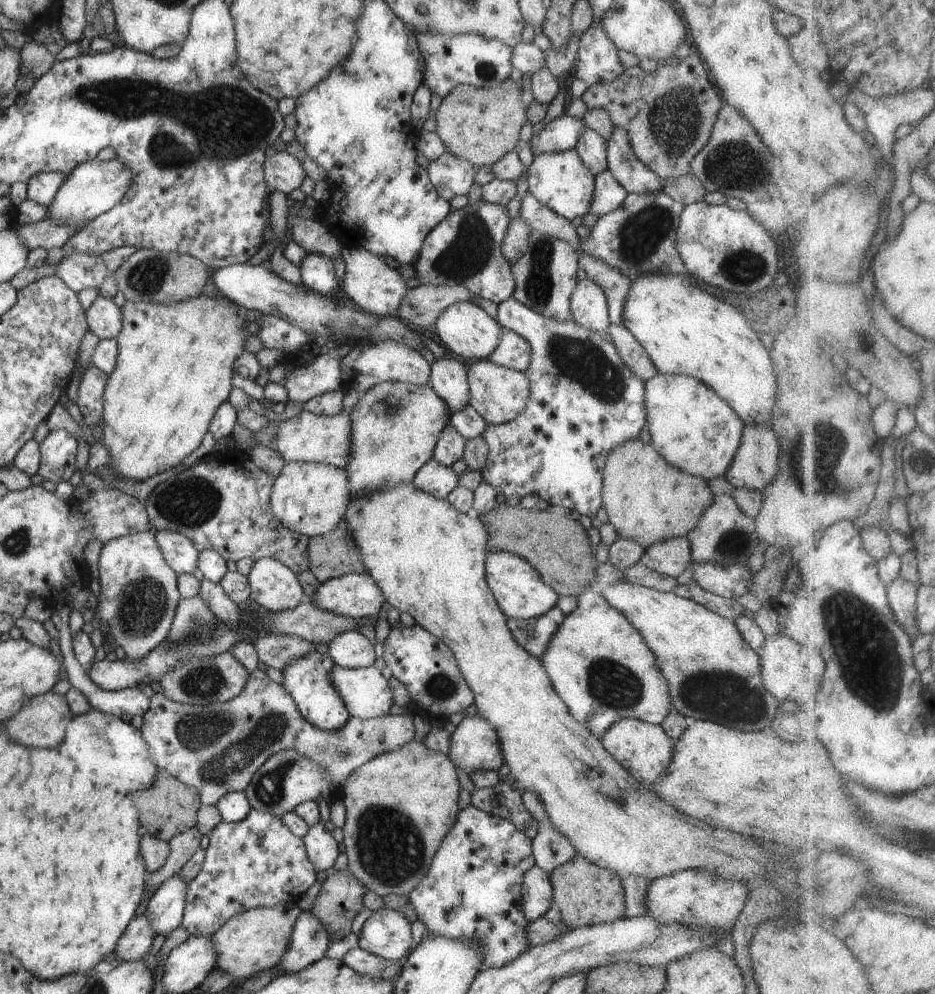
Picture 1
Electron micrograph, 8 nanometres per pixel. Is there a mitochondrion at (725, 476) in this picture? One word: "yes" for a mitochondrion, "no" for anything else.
no

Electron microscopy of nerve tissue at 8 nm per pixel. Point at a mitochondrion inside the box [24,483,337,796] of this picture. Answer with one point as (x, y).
(224, 746)

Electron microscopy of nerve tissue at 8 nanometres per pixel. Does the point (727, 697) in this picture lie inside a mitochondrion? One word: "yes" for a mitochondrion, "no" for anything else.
yes

